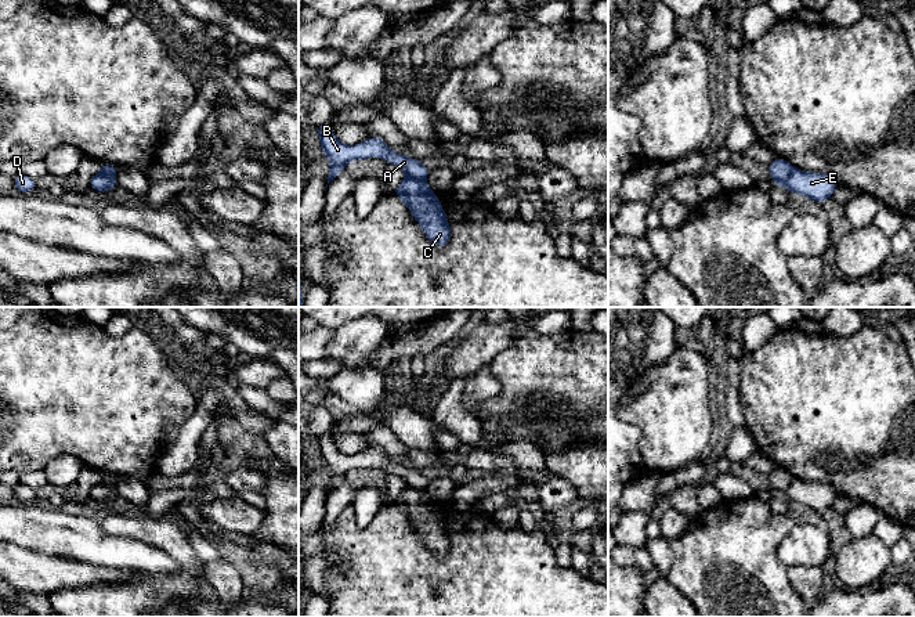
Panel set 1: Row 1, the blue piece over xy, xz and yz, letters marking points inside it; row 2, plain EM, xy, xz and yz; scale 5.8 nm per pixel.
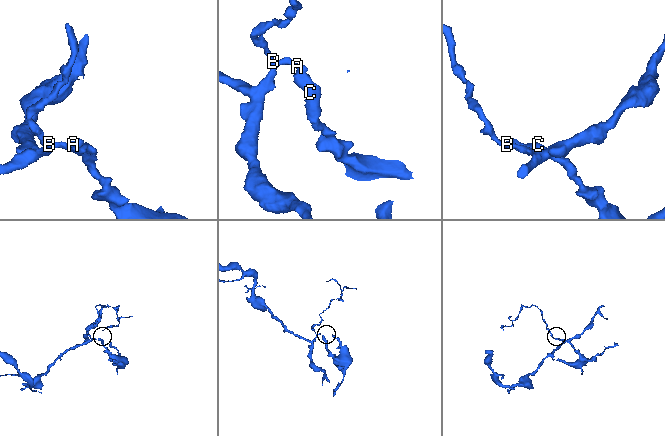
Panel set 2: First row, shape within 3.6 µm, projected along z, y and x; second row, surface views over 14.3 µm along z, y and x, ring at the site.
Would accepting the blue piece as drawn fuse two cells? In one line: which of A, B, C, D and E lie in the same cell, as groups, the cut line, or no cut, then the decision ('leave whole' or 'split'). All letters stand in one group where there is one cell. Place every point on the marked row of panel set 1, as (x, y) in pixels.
A B D / C E; cut in xz along (407, 173), (425, 181); split

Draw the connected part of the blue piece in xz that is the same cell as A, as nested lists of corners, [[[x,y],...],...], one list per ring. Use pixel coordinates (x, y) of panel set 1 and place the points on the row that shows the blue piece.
[[[329,122],[317,126],[315,130],[319,134],[323,156],[330,163],[328,184],[336,178],[341,169],[348,166],[351,160],[372,156],[386,159],[388,163],[401,167],[408,176],[420,181],[426,181],[430,173],[430,169],[424,166],[423,160],[408,158],[401,152],[393,152],[381,137],[369,137],[361,144],[346,145],[336,138]]]

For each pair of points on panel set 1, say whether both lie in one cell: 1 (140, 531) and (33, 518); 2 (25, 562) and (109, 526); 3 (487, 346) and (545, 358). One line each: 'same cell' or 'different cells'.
1: different cells
2: different cells
3: different cells

